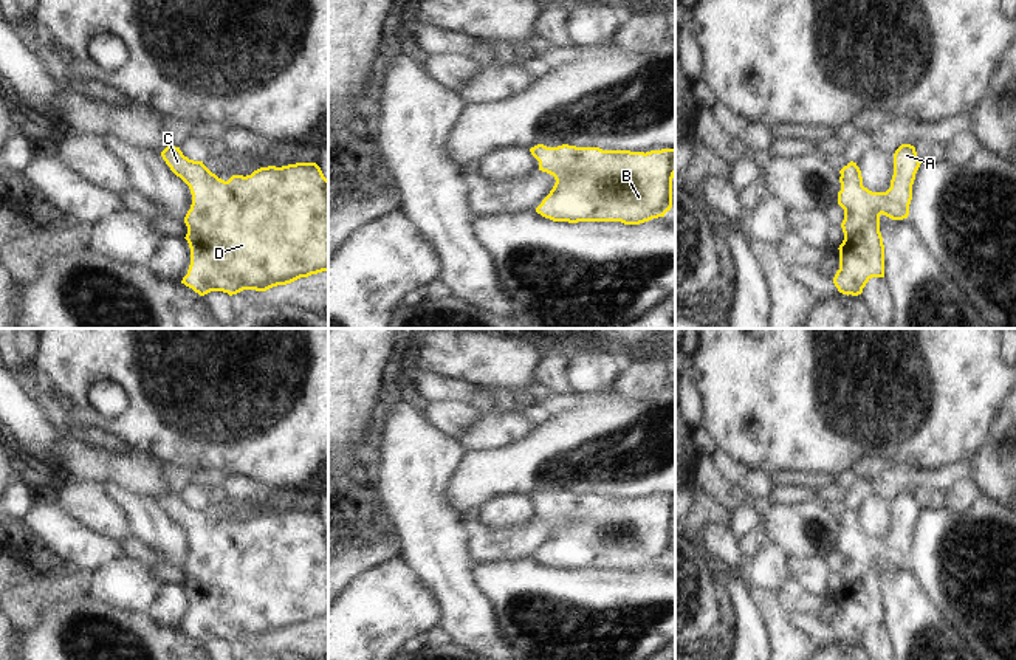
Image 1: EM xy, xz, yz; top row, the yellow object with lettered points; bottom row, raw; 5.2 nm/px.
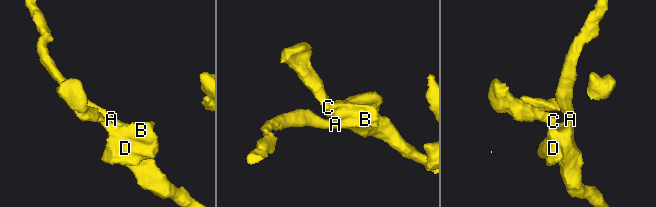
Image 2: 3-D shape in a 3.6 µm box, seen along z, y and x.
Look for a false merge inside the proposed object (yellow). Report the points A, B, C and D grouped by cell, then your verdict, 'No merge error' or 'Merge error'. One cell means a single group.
Groups: A B C D. No merge error

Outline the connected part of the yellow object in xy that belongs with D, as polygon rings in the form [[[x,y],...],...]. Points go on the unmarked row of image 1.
[[[167,493],[161,504],[192,541],[184,564],[190,612],[181,631],[200,643],[211,638],[232,643],[243,637],[266,638],[328,618],[328,527],[316,510],[260,514],[225,528],[203,508],[184,504],[180,494]]]

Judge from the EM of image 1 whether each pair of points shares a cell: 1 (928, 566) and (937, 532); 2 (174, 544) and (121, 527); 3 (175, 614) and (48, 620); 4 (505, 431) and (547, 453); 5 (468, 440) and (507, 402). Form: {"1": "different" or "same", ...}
{"1": "same", "2": "different", "3": "different", "4": "different", "5": "different"}

